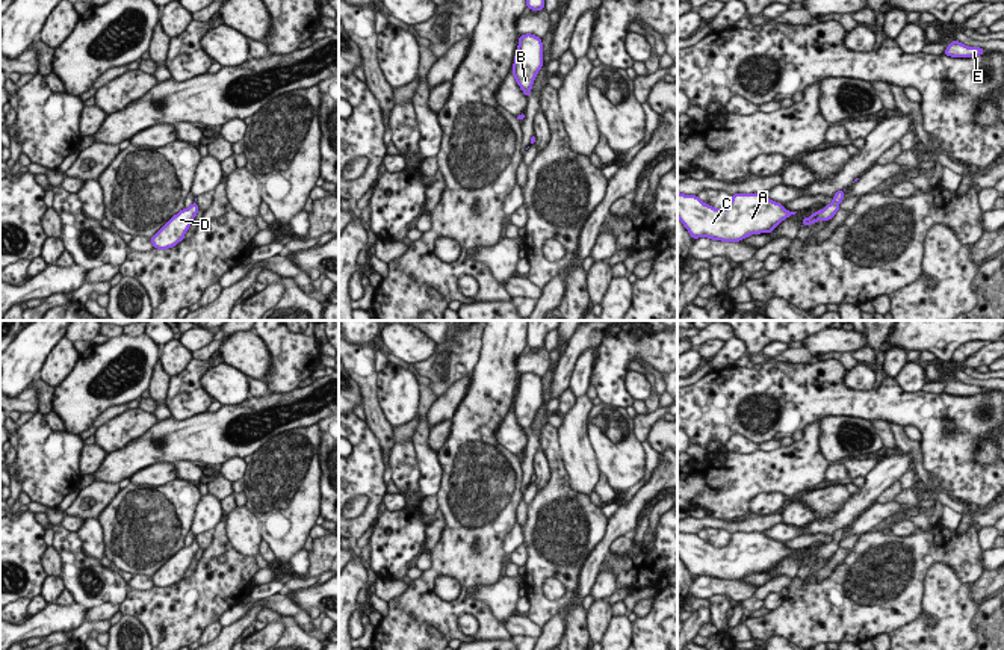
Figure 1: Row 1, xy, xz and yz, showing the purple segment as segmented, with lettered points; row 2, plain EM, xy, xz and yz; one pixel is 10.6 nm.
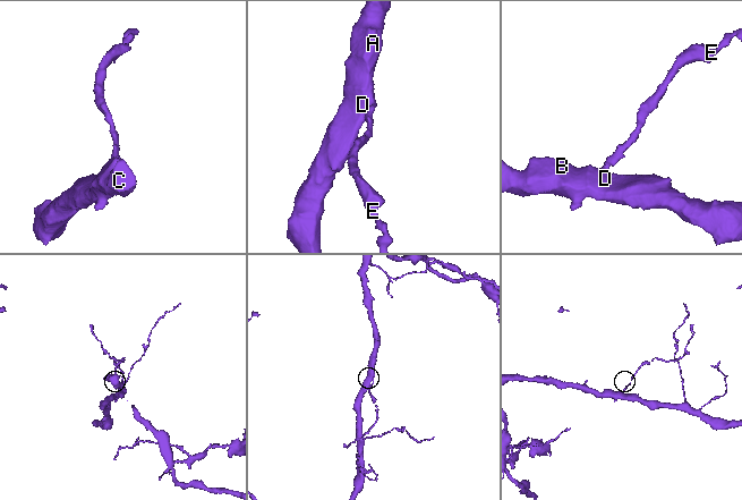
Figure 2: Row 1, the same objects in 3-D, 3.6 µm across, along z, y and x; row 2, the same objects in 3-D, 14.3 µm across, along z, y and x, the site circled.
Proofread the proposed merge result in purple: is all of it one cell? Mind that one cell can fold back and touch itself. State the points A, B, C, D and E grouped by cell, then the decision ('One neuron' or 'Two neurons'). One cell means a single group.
Groups: A B C D E. One neuron

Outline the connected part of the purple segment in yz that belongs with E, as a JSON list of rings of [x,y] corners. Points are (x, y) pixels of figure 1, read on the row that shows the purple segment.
[[[953,41],[948,48],[945,50],[947,56],[953,56],[953,57],[974,57],[978,54],[983,54],[984,50],[978,48],[978,47],[966,47],[959,41]]]

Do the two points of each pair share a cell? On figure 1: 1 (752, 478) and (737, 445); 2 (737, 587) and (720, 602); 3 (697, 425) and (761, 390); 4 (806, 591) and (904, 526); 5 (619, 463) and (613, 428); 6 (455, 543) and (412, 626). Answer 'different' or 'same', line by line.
1: different
2: different
3: same
4: different
5: same
6: same

